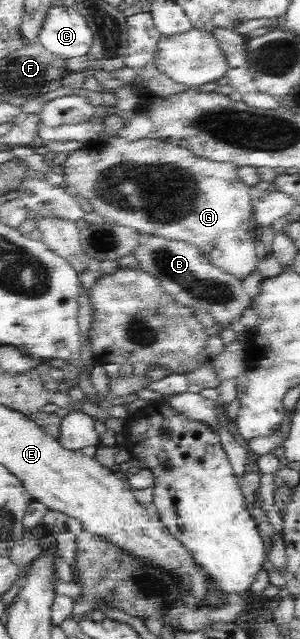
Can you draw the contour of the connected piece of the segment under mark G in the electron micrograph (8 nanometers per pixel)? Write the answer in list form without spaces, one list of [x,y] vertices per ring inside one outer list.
[[[103,136],[101,140],[90,143],[87,147],[78,149],[68,153],[68,157],[62,163],[64,167],[64,178],[69,188],[75,188],[73,197],[85,198],[91,203],[94,211],[102,217],[103,221],[111,222],[114,225],[126,226],[138,230],[143,235],[153,235],[159,238],[166,238],[172,241],[188,242],[196,246],[199,250],[204,251],[208,256],[208,260],[215,266],[223,269],[225,272],[236,276],[237,278],[245,278],[251,272],[256,270],[258,257],[255,255],[256,238],[258,237],[257,228],[255,228],[255,219],[253,219],[253,207],[251,201],[251,192],[253,188],[243,185],[243,182],[238,180],[238,168],[228,162],[214,162],[201,158],[193,154],[192,150],[171,144],[168,140],[162,141],[155,139],[152,136],[142,138],[141,140],[127,140],[121,136]]]

